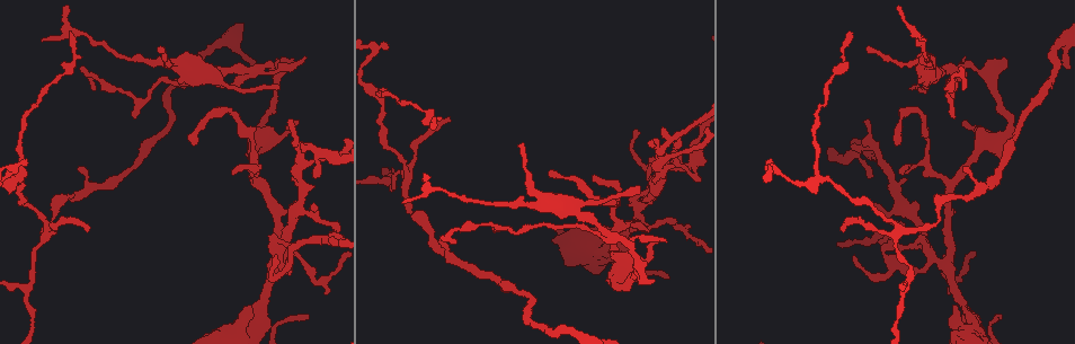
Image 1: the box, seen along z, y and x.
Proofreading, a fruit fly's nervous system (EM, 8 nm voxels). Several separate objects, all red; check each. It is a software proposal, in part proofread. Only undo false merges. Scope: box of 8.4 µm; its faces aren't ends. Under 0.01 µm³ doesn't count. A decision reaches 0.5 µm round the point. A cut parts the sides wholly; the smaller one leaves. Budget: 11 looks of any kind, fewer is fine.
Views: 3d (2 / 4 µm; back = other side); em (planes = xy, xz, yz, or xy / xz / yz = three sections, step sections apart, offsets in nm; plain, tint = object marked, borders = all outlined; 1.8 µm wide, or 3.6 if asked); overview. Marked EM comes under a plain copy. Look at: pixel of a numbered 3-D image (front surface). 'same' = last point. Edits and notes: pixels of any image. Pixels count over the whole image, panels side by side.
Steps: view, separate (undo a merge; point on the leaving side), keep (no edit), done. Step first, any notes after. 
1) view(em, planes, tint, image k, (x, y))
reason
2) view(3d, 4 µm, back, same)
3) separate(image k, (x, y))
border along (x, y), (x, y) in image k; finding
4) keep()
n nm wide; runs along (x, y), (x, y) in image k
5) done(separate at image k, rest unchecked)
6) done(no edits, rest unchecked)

view(3d, 2 µm, back, image 1, (903, 228))
narrows sharply

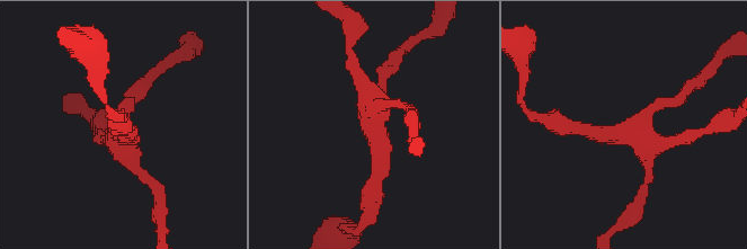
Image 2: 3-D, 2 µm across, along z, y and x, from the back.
view(em, xz, step 16, tint, image 2, (375, 123))
4 arms

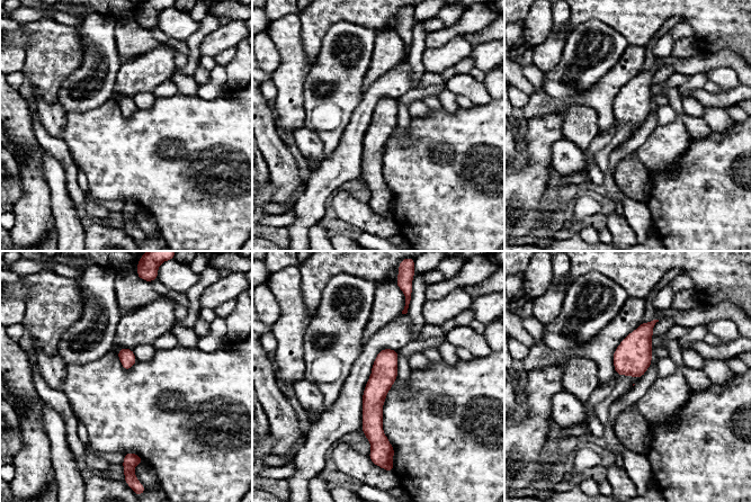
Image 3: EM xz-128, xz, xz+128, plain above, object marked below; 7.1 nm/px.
view(em, planes, borders, same)
cut it another way

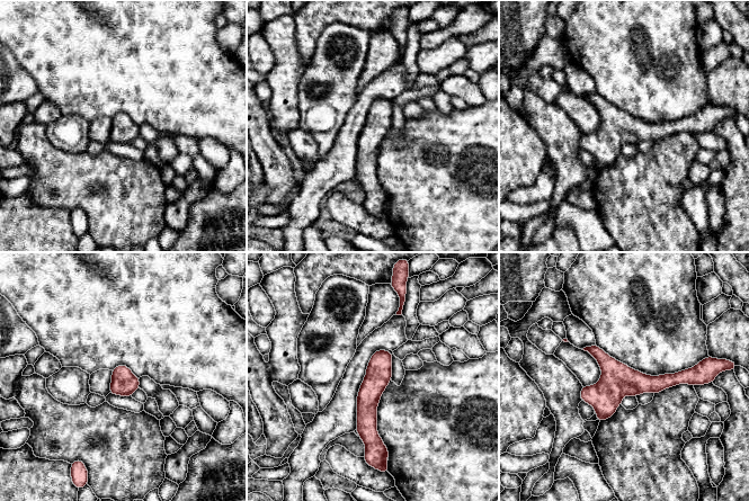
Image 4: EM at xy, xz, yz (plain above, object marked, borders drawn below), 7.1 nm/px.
keep()
runs along (693, 373), (583, 397) in image 4; one neuron here

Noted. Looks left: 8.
view(3d, 2 µm, image 1, (644, 201))
looks like a crossing

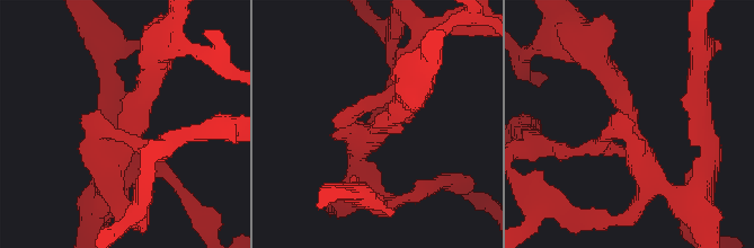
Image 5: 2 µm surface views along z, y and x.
view(em, planes, tint, image 5, (377, 120))
4 arms; shape alone is not enough

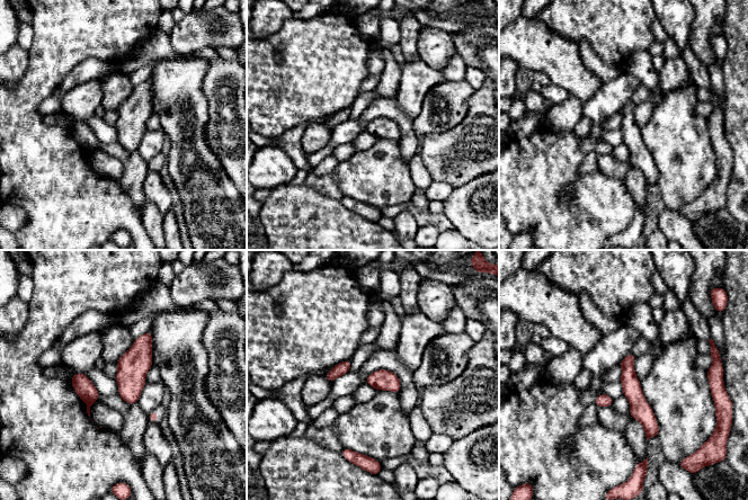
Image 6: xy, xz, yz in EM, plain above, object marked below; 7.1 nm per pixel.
keep()
continuous, no second neuron

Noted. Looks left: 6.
view(em, 3.6 µm, planes, tint, image 1, (256, 69))
arms part here

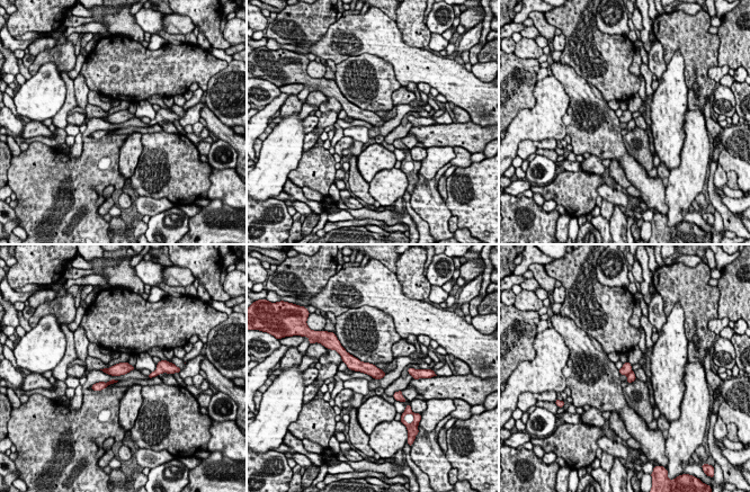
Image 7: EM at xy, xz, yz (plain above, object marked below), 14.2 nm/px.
separate(image 7, (631, 377))
160 nm wide; border along (632, 370), (626, 375) in image 7; a second neuron is stuck on

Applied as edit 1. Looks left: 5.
view(overview)

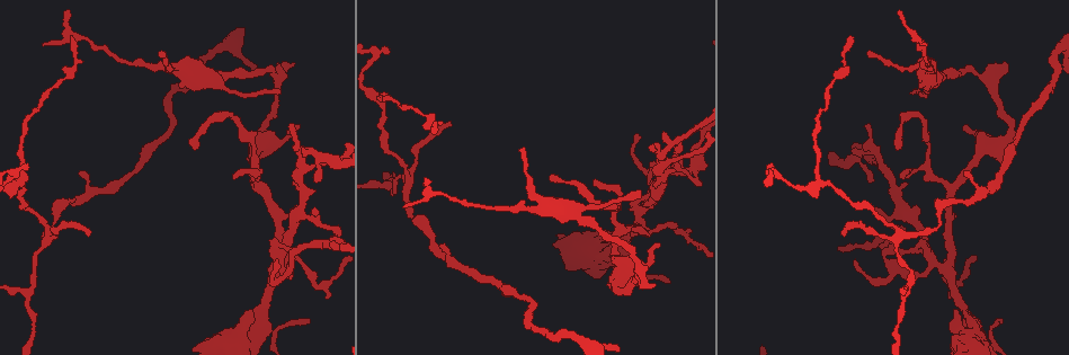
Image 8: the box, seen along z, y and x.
view(em, xz, step 4, tint, image 8, (822, 182))

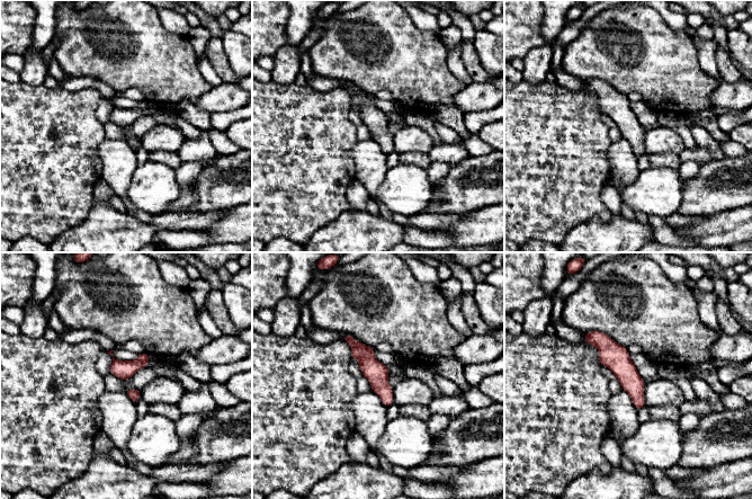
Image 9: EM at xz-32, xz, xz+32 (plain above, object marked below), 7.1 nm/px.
view(em, planes, tint, same)

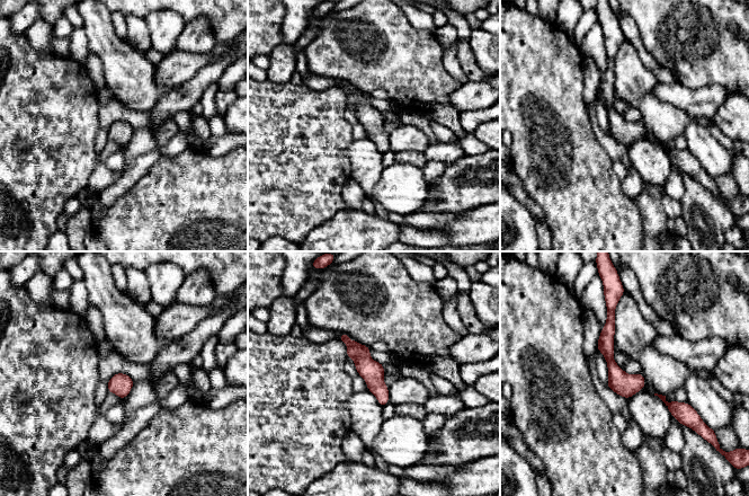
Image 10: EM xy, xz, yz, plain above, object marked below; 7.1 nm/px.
keep()
160 nm wide; one neuron here

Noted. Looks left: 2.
done(separate at image 7, rest unchecked)

